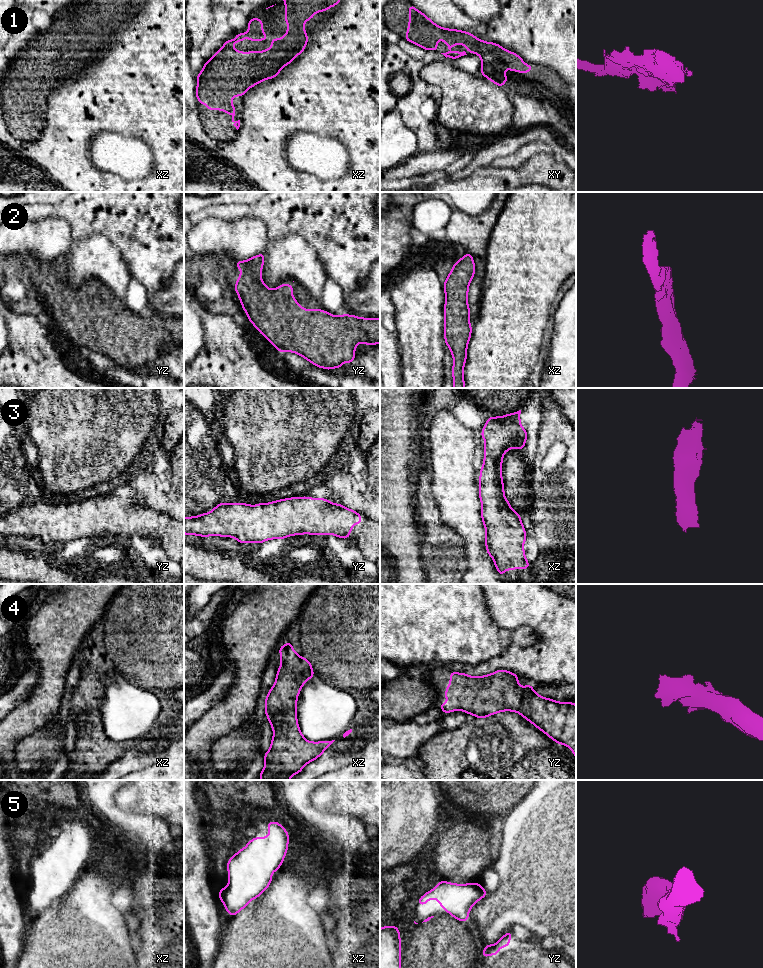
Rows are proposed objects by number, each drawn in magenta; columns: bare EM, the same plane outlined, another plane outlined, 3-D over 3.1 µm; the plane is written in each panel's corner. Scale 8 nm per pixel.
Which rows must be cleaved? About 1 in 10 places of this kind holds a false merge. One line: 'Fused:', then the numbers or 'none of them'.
Fused: none of them

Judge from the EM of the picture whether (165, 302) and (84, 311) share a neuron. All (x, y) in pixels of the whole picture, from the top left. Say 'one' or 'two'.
two

